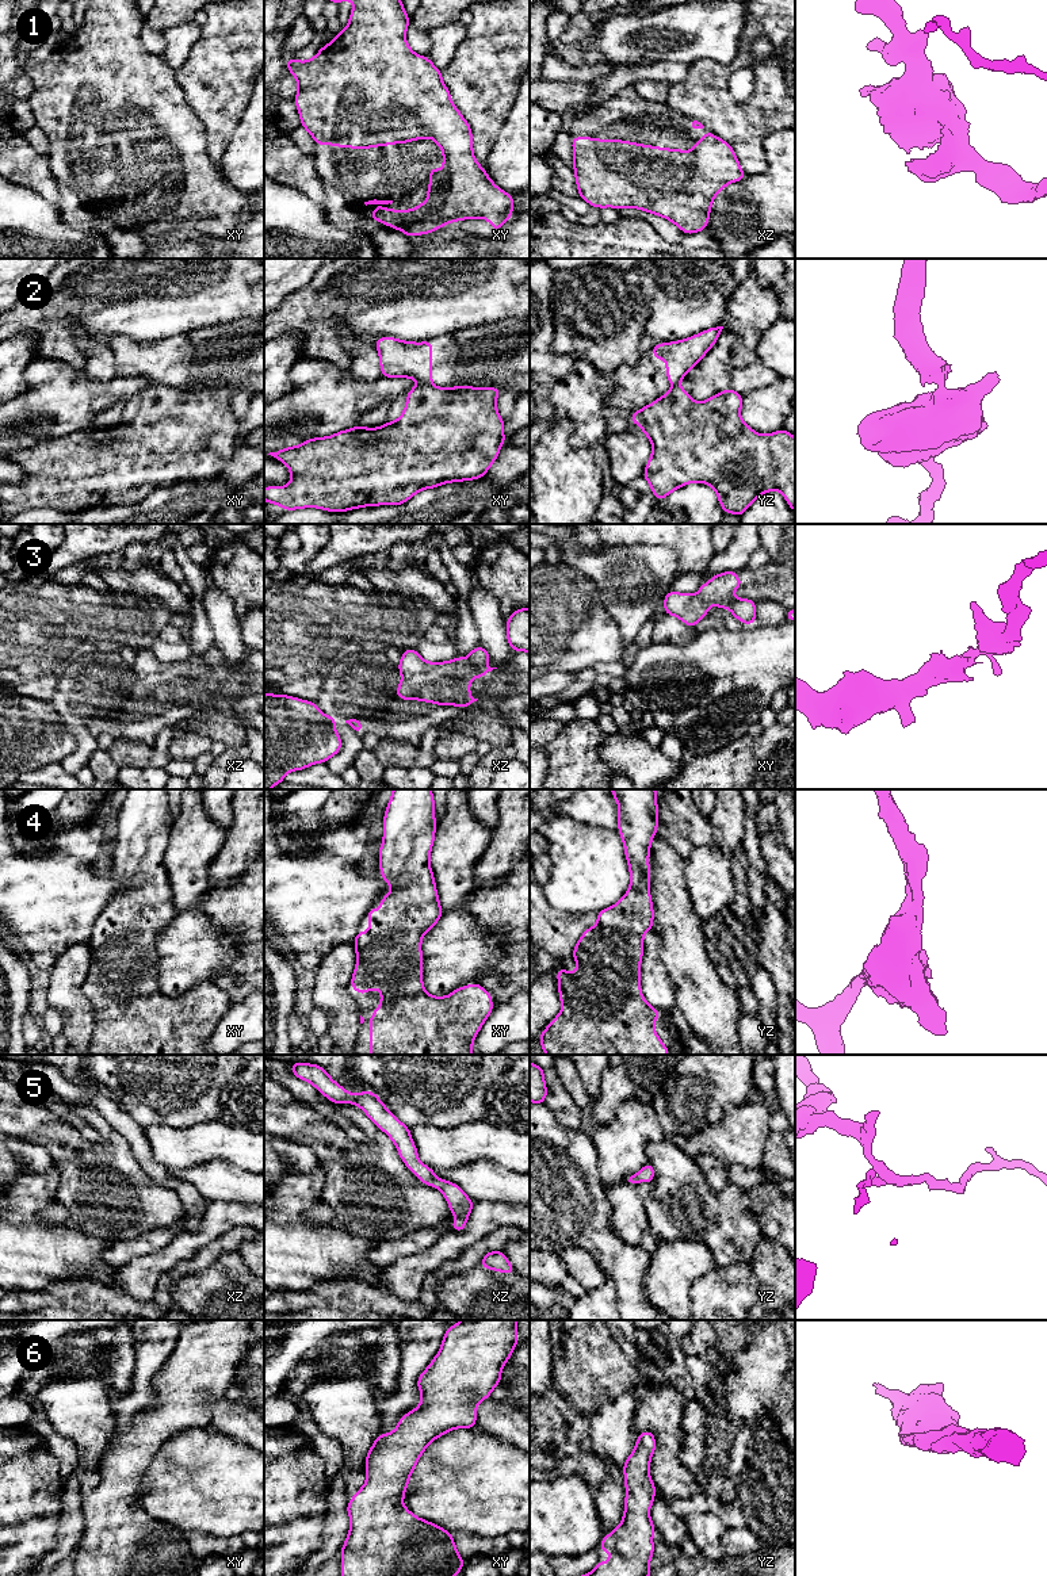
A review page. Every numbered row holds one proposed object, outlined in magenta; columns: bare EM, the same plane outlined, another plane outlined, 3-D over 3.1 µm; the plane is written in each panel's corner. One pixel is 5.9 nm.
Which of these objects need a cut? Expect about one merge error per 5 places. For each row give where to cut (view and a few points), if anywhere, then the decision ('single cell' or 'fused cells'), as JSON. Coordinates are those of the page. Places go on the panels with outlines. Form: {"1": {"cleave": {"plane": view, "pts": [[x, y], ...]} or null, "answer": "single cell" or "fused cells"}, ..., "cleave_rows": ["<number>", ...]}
{"1": {"cleave": null, "answer": "single cell"}, "2": {"cleave": {"plane": "xy", "pts": [[420, 383], [431, 386]]}, "answer": "fused cells"}, "3": {"cleave": {"plane": "xz", "pts": [[467, 662], [482, 668]]}, "answer": "fused cells"}, "4": {"cleave": null, "answer": "single cell"}, "5": {"cleave": null, "answer": "single cell"}, "6": {"cleave": null, "answer": "single cell"}, "cleave_rows": ["2", "3"]}

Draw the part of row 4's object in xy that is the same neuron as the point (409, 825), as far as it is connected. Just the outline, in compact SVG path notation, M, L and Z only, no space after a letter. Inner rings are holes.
M393 789L383 818L385 833L379 848L381 877L391 891L381 899L379 910L371 907L367 911L370 930L358 932L354 938L356 968L349 983L360 995L377 987L381 990L381 1005L370 1020L370 1055L473 1055L473 1041L493 1011L492 994L478 983L461 986L443 998L429 995L423 986L421 940L443 915L429 864L436 825L431 789Z

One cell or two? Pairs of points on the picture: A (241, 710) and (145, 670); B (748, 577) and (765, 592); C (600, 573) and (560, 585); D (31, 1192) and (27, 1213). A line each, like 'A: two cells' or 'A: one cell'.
A: two cells
B: one cell
C: two cells
D: one cell

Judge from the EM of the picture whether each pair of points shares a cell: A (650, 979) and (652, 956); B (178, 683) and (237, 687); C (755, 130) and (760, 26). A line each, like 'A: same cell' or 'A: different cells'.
A: same cell
B: same cell
C: same cell

